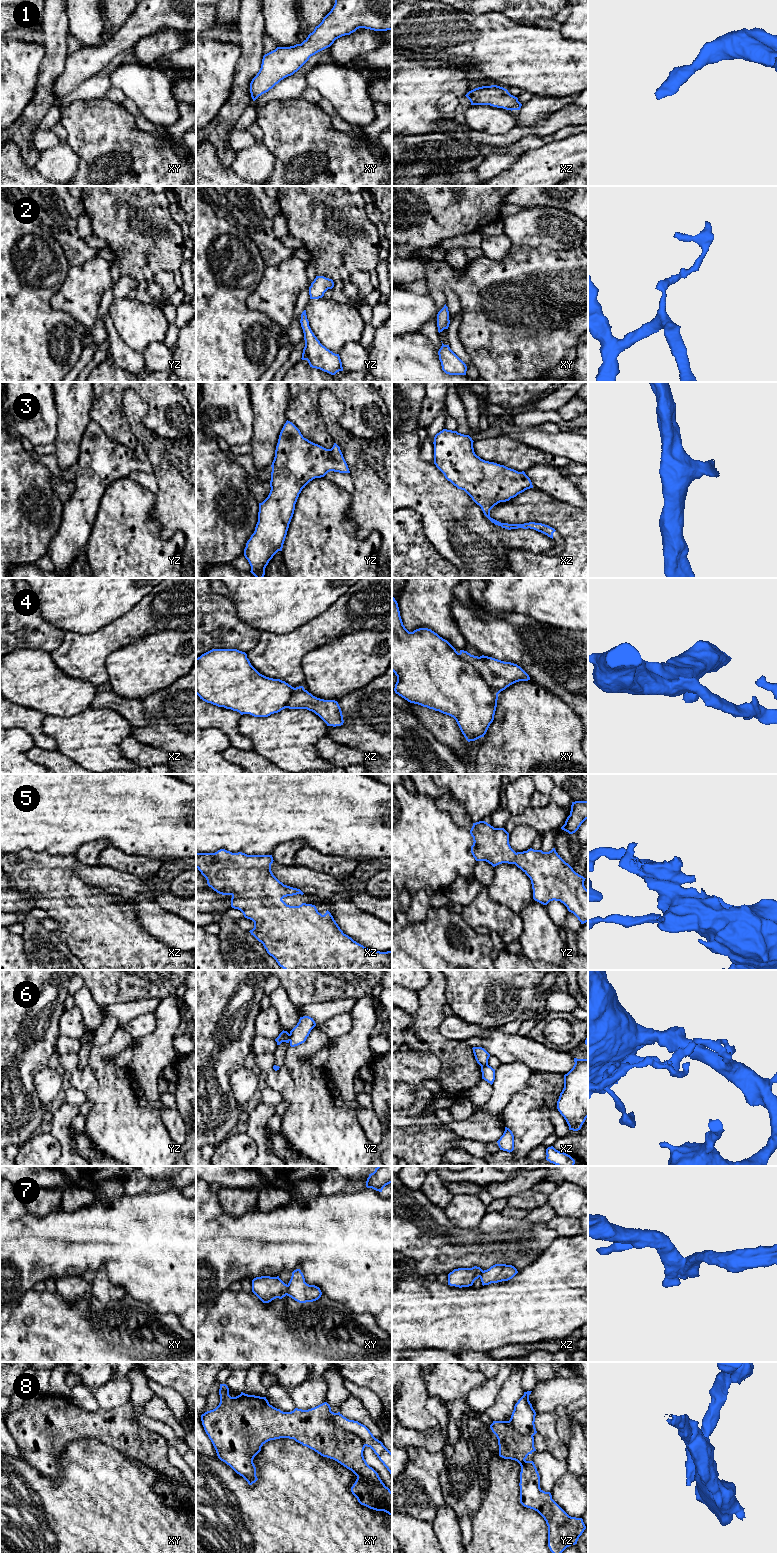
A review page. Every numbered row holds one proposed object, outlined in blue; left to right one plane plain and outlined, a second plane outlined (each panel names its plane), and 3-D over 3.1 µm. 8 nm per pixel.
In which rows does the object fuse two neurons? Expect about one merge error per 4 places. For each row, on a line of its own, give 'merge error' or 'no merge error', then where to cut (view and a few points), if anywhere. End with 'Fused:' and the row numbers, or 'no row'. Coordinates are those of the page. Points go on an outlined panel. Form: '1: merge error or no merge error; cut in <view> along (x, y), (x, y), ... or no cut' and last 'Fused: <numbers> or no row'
1: no merge error; no cut
2: no merge error; no cut
3: no merge error; no cut
4: merge error; cut in xy along (458, 653), (476, 670), (497, 695)
5: no merge error; no cut
6: merge error; cut in yz along (289, 1034), (290, 1040)
7: merge error; cut in xy along (288, 1285), (286, 1294)
8: merge error; cut in xy along (330, 1411), (330, 1420), (335, 1425), (355, 1434), (364, 1446)
Fused: 4, 6, 7, 8

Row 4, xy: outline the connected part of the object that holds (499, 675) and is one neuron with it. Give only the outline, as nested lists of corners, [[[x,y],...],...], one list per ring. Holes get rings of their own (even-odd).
[[[460,650],[459,655],[477,670],[497,695],[516,682],[530,680],[529,675],[517,664],[484,655],[474,656],[464,650]]]

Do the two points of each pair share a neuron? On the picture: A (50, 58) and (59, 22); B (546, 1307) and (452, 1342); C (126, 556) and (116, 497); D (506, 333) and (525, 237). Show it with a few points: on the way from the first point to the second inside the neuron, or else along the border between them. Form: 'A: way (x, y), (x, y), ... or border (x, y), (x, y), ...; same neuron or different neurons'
A: way (55, 49), (55, 31); same neuron
B: way (523, 1310), (506, 1311), (487, 1318), (475, 1319); same neuron
C: way (124, 541), (124, 512); same neuron
D: border (513, 245), (547, 246); different neurons

